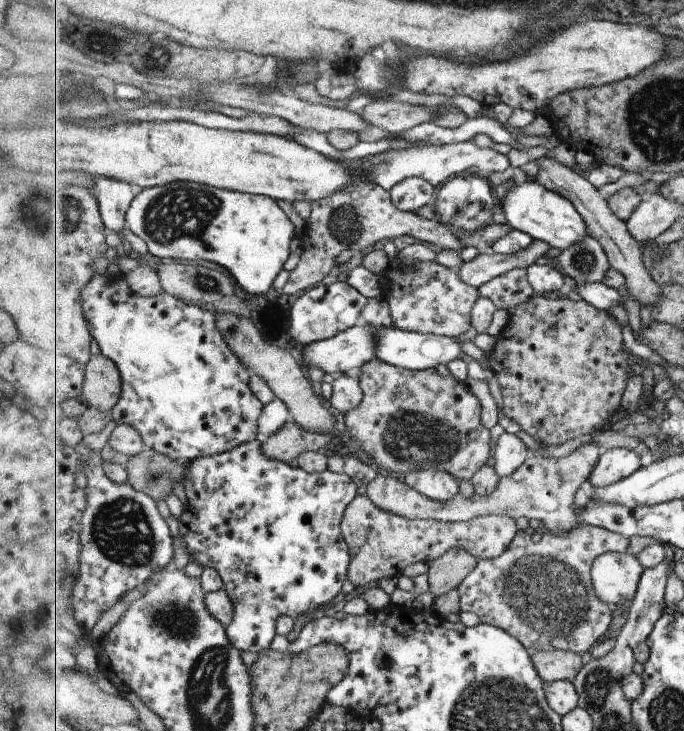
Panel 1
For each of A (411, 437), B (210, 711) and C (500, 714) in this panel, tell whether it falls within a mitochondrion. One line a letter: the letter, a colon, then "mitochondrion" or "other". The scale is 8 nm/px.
A: mitochondrion
B: mitochondrion
C: mitochondrion

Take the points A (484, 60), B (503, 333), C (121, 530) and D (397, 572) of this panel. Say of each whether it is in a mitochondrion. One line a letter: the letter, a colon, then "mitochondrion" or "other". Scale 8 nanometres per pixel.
A: other
B: other
C: mitochondrion
D: other

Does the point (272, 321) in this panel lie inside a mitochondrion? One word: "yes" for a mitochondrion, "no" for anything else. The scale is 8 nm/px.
yes

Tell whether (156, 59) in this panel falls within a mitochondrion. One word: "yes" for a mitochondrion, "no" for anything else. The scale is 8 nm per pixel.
yes

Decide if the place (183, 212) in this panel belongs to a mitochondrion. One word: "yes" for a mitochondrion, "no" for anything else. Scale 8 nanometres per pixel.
yes

